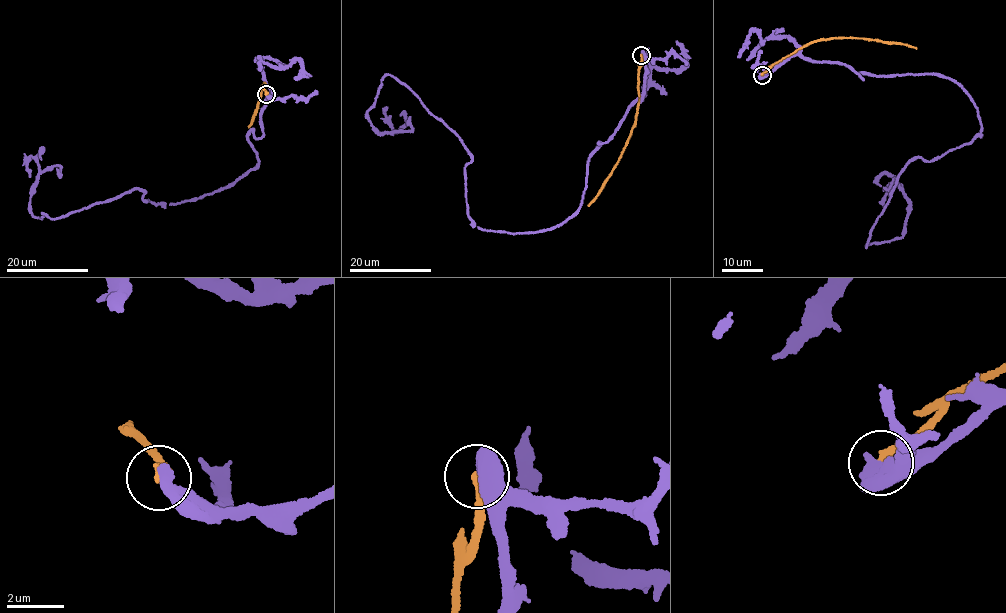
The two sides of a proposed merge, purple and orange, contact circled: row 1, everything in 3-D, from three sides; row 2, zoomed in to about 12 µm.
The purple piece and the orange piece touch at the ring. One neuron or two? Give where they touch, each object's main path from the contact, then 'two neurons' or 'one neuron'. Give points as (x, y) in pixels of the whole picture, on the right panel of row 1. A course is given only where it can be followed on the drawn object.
at (762, 75); purple runs (762, 75), (799, 54), (968, 93), (980, 133), (908, 161), (866, 248), (903, 236), (902, 187), (884, 206); orange runs (762, 75), (774, 64), (820, 39), (865, 38), (905, 44), (916, 48); two neurons

